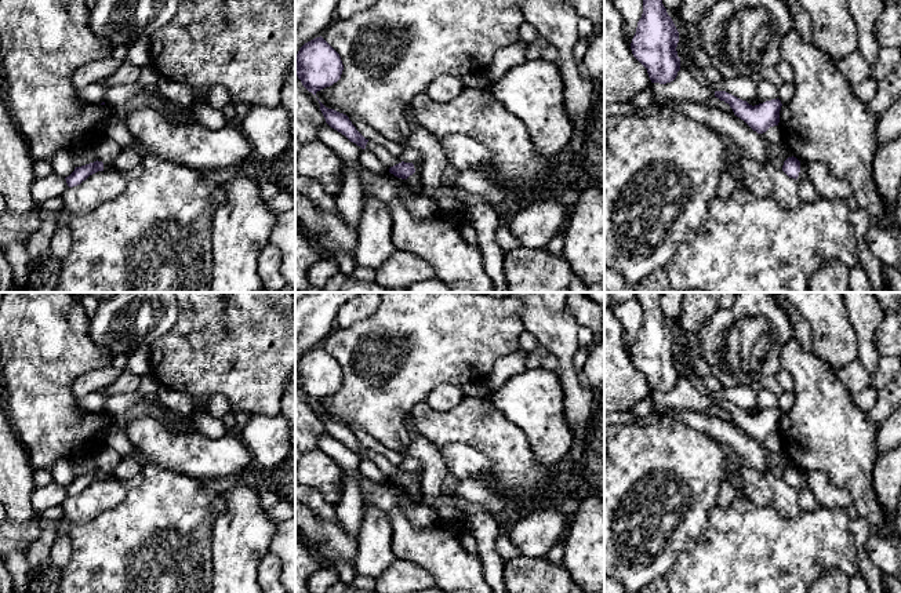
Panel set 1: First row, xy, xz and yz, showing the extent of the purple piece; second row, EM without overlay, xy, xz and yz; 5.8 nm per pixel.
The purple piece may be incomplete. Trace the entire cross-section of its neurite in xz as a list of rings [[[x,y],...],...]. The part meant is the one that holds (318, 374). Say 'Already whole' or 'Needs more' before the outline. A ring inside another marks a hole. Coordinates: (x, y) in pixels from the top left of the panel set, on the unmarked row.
Already whole. [[[321,345],[305,352],[295,365],[295,383],[313,404],[337,392],[342,379],[339,363]]]

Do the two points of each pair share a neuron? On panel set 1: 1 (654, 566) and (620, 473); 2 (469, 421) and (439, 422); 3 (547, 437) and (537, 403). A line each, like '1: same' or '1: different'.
1: same
2: same
3: same

